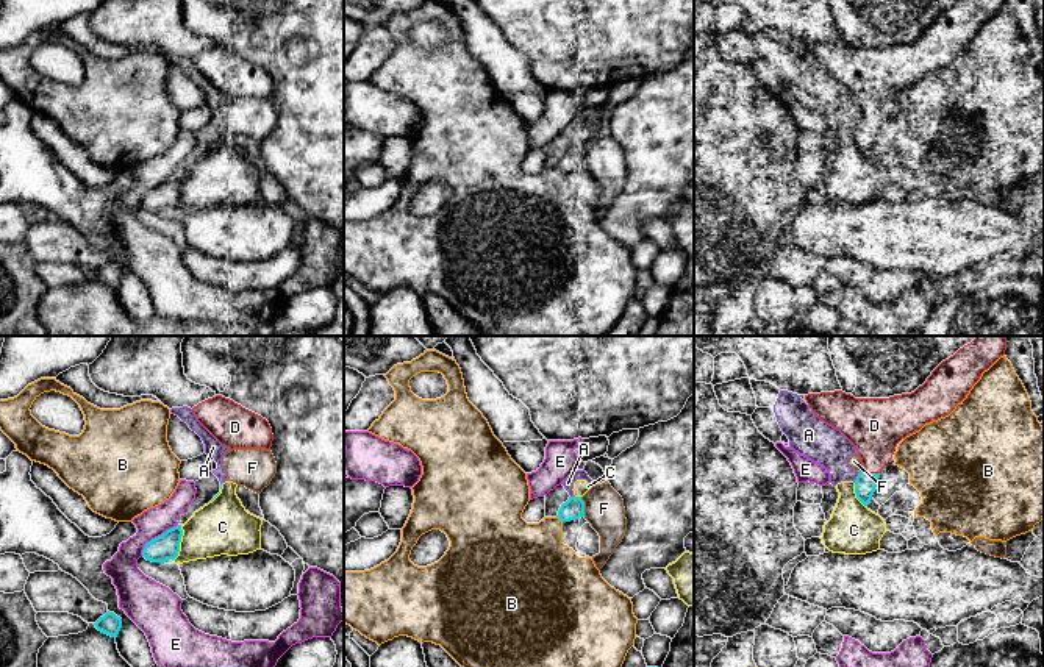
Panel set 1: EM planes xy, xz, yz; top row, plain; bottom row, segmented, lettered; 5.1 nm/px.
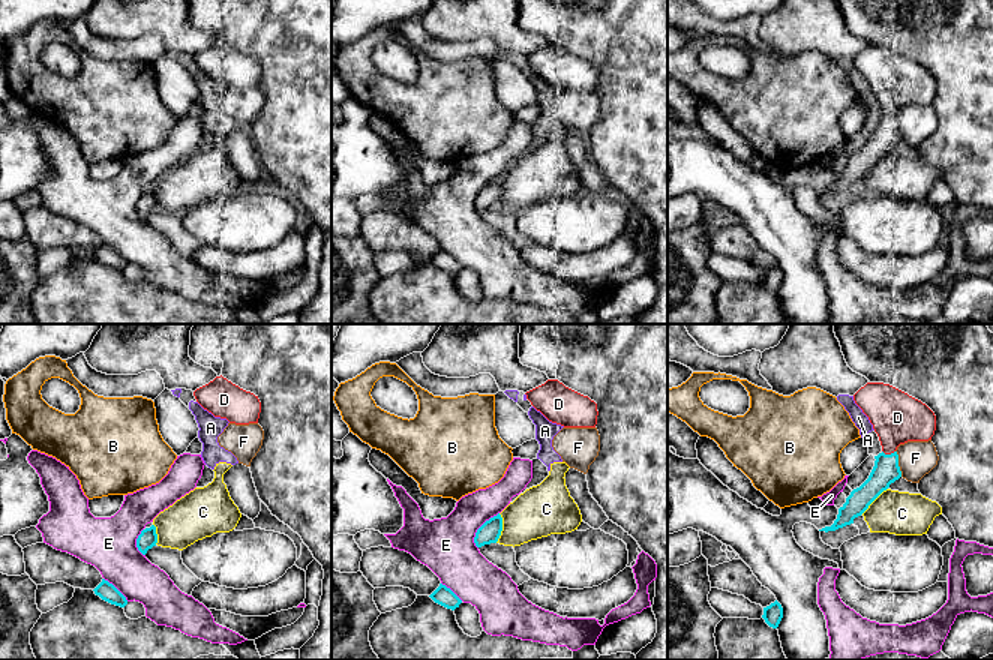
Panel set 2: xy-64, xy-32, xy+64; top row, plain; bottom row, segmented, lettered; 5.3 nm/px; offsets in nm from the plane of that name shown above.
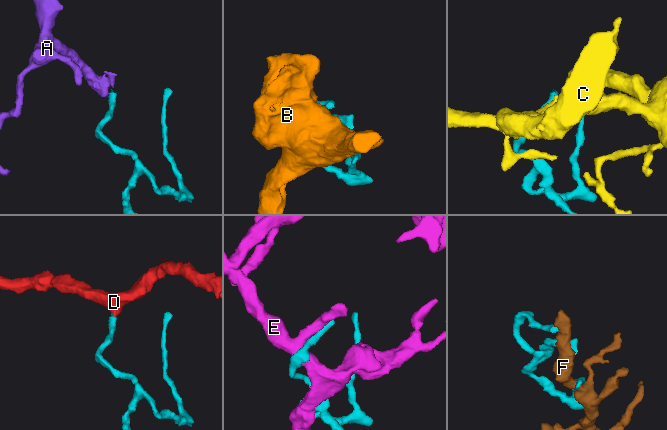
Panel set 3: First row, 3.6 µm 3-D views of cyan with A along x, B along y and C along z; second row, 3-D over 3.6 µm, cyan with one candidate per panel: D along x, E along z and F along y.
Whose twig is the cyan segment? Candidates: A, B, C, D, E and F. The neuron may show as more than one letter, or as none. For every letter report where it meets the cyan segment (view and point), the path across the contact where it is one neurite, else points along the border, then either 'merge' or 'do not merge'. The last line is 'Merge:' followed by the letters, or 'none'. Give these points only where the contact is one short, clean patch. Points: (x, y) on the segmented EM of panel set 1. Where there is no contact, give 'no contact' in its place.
A: meets cyan in yz at (857, 478); do not merge
B: meets cyan in xz at (558, 517); do not merge
C: meets cyan in xy at (180, 541); do not merge
D: meets cyan in yz at (869, 474); merge
E: meets cyan in xy at (155, 538); do not merge
F: meets cyan in xz at (583, 506); do not merge
Merge: D

